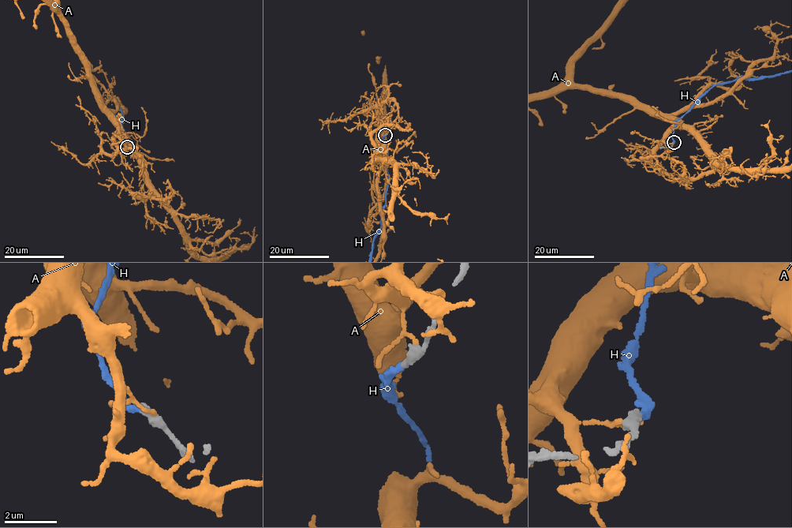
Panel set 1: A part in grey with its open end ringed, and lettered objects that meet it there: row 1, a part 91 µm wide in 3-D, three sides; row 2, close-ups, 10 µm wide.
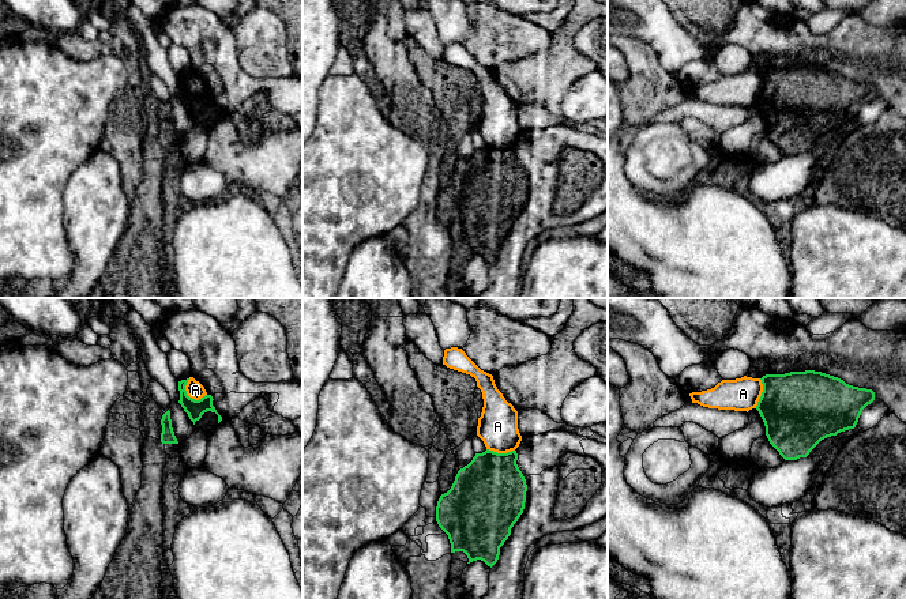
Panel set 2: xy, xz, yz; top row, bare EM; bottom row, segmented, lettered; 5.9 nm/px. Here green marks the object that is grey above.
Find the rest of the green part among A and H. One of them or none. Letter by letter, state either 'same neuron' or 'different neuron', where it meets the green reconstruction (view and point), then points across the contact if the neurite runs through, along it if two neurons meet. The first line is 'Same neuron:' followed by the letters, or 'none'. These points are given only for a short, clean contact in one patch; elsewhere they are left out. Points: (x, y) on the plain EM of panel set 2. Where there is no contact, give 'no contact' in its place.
Same neuron: H
A: different neuron | xy (188, 91) | along xy (187, 75), (185, 85), (190, 91), (200, 94), (206, 90)
H: same neuron | no contact

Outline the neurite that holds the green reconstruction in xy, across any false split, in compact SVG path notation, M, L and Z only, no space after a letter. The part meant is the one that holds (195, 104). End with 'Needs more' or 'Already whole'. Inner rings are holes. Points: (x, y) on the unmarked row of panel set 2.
M189 74L178 76L178 86L180 86L180 95L178 98L188 109L189 114L193 117L199 116L202 110L207 106L215 108L218 110L218 118L222 116L222 112L217 108L215 102L213 101L213 91L206 90L199 95L195 95L187 90L185 80Z. Already whole

